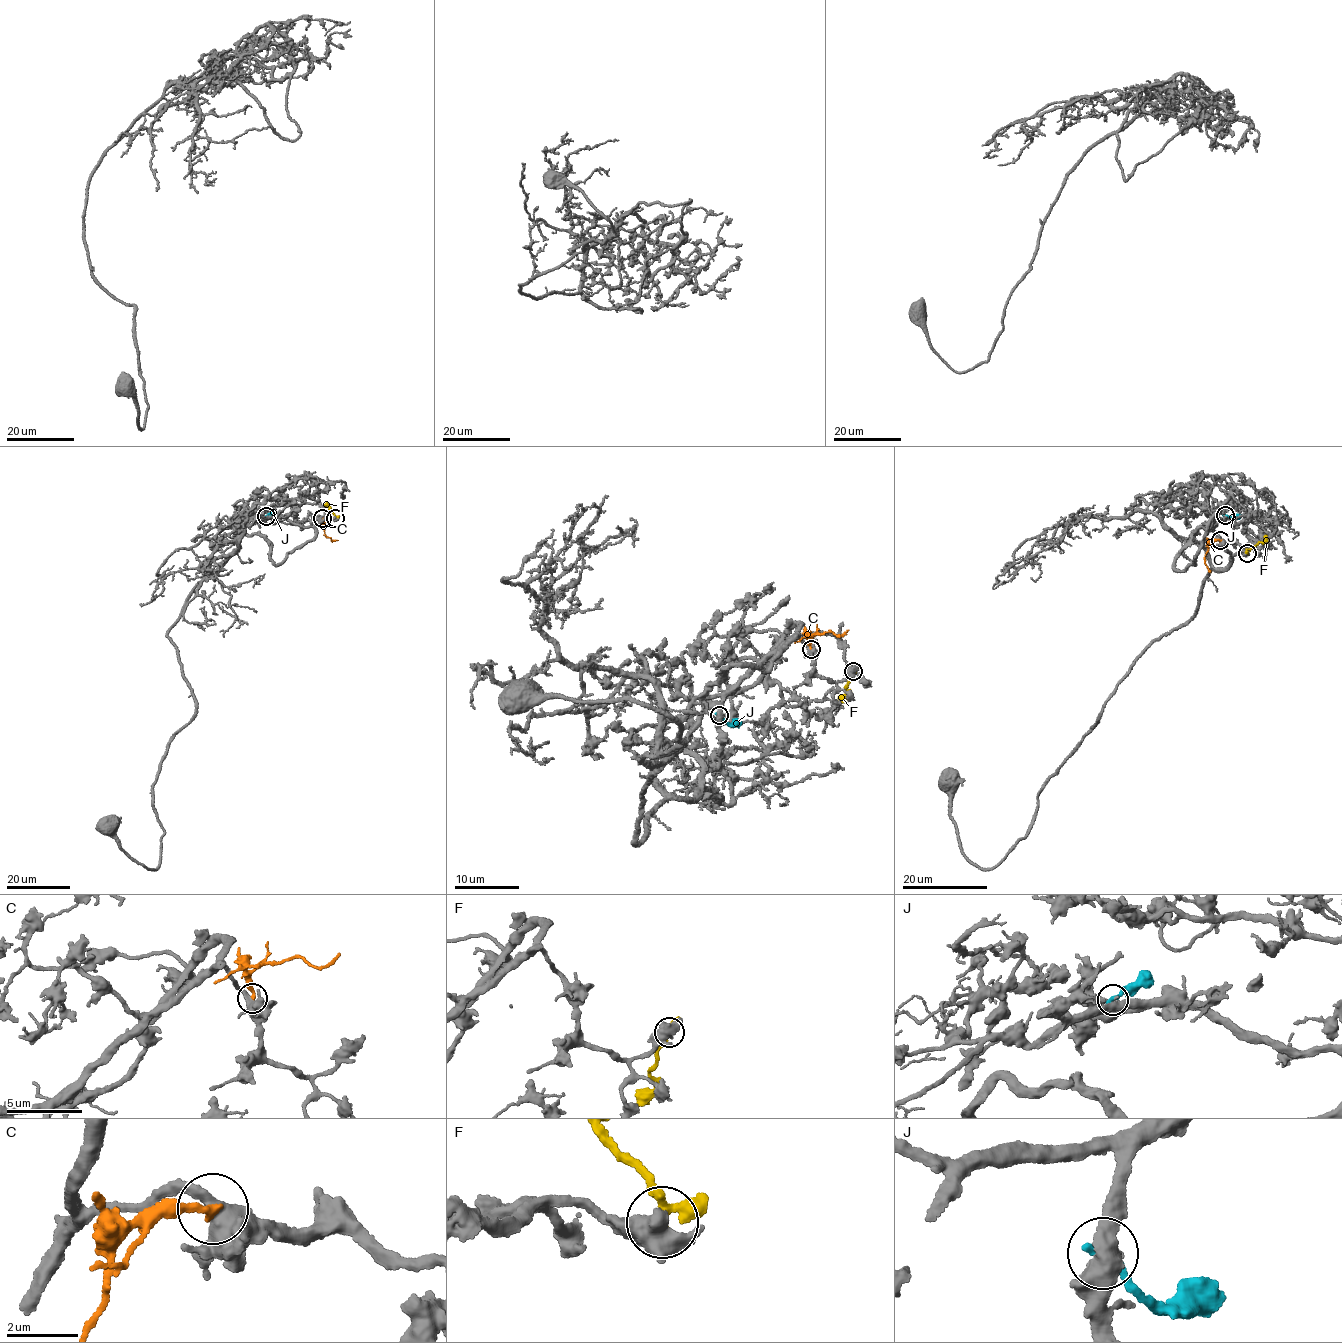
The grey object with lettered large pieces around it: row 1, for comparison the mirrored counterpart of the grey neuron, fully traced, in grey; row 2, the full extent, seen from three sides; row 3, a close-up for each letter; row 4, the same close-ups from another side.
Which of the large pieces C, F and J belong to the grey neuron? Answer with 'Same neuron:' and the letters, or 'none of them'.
Same neuron: none of them

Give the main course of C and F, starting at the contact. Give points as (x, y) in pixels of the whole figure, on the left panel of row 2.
C: (322, 518), (324, 534), (338, 540)
F: (335, 518), (324, 504)

